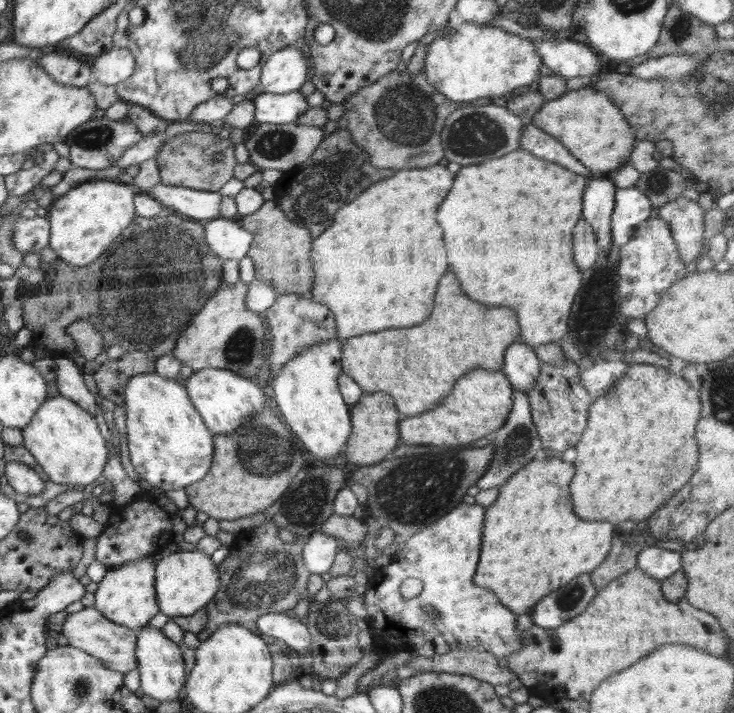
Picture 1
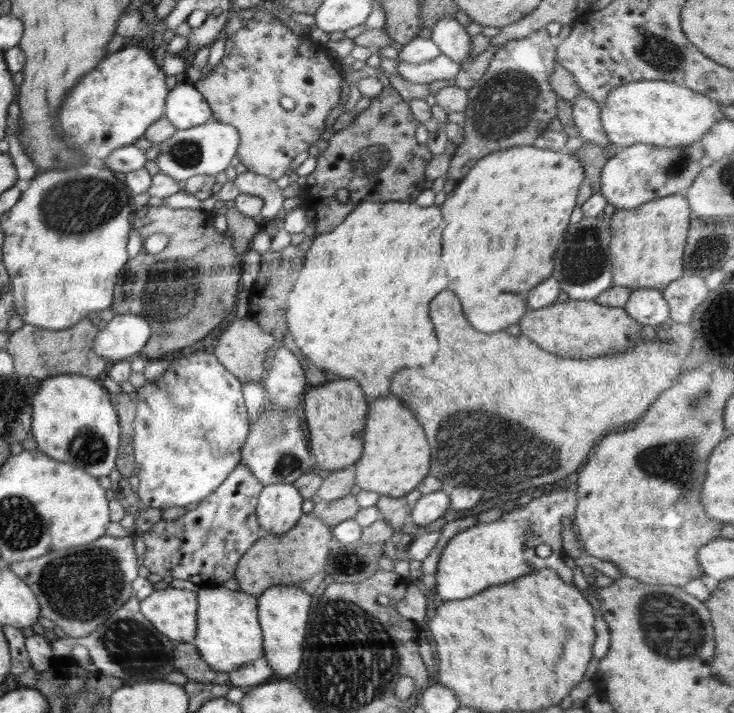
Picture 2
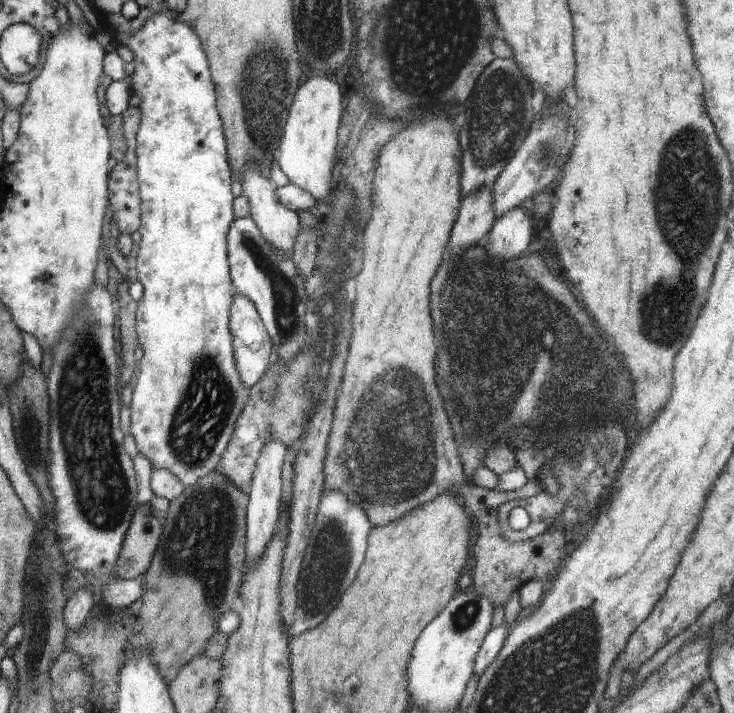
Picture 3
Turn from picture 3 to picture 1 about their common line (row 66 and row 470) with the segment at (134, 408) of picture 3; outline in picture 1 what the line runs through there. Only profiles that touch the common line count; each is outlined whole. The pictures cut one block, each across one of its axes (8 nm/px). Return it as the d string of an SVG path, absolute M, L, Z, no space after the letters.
M156 372L136 374L127 382L124 406L127 445L136 474L164 491L185 489L208 474L214 441L184 385Z

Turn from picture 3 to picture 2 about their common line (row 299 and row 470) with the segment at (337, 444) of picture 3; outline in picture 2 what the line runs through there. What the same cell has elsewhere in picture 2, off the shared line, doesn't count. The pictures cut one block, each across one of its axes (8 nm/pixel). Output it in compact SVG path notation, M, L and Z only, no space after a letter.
M380 398L370 404L362 456L355 462L355 484L360 489L400 498L412 492L430 472L432 452L422 426L398 398Z

